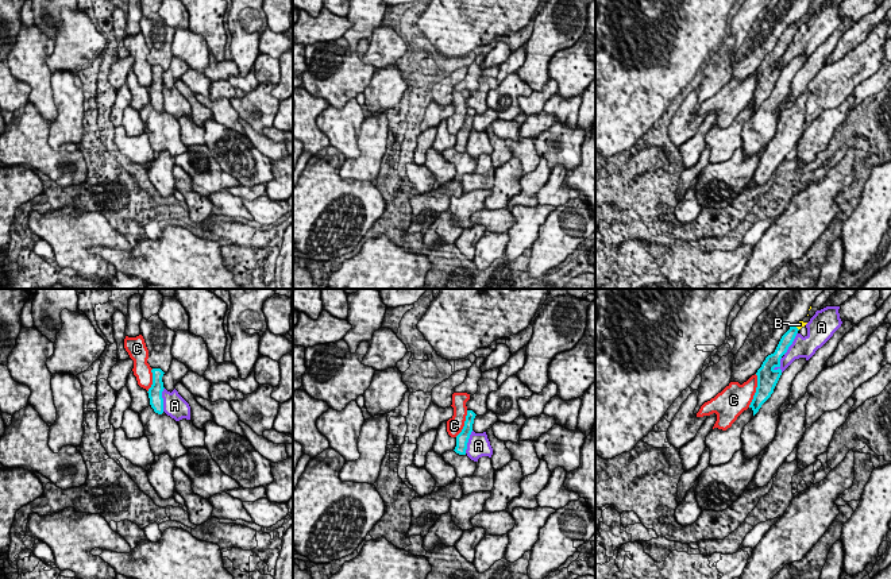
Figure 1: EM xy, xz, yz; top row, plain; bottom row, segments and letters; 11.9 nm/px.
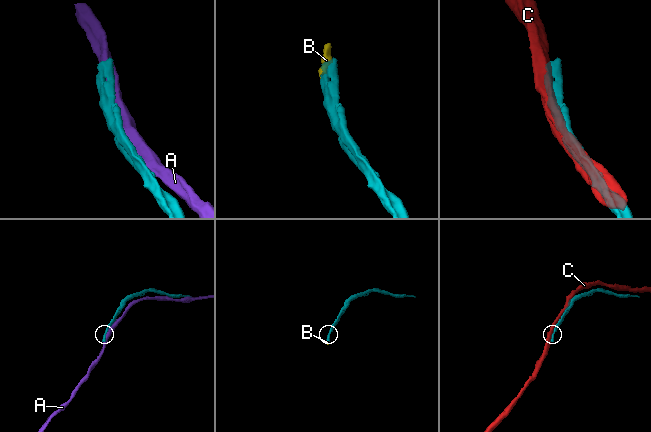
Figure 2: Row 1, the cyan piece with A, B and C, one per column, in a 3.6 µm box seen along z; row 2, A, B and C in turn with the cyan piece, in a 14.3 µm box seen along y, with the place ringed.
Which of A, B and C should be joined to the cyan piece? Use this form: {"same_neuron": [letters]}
{"same_neuron": ["B"]}

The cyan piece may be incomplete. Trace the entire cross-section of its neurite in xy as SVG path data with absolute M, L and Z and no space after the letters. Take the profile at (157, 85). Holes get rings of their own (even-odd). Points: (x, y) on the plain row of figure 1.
M153 66L153 82L148 86L148 96L150 96L150 103L154 107L155 111L162 112L163 111L163 96L162 96L162 89L163 89L163 69L161 66Z

